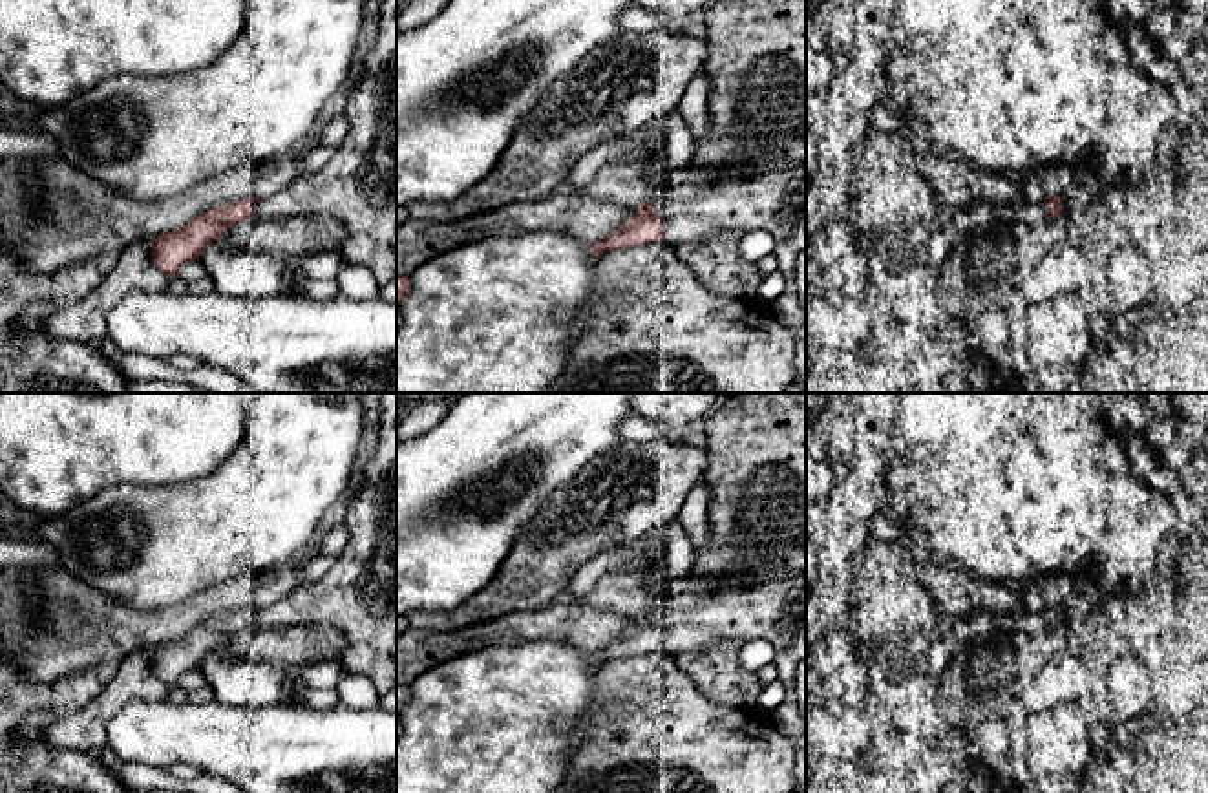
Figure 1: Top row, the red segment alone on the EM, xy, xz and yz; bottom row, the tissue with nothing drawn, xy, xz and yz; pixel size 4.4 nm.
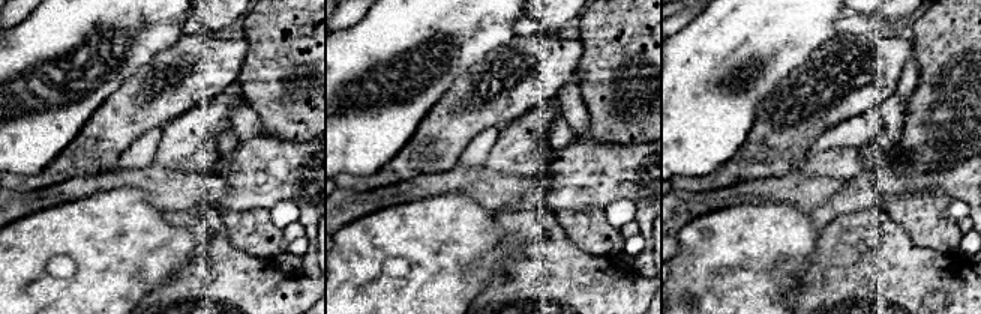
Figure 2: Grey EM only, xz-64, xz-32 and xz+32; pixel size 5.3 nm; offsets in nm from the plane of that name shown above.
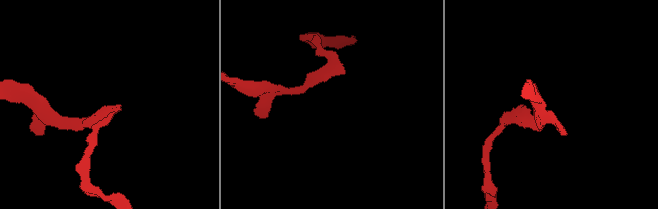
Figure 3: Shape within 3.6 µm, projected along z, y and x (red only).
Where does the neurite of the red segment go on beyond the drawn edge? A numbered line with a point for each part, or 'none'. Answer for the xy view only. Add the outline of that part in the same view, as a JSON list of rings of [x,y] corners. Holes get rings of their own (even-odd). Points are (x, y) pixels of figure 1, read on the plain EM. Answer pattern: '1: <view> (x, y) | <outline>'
1: xy (357, 594) | [[[380,393],[378,440],[344,523],[349,543],[333,566],[318,581],[300,585],[285,597],[256,608],[254,625],[340,629],[345,636],[340,658],[344,672],[369,678],[382,696],[397,685],[397,393]]]

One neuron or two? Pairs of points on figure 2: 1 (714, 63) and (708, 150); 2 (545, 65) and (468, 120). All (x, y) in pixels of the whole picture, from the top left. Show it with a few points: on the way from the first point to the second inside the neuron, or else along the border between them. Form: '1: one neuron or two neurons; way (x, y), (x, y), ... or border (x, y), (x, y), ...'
1: one neuron; way (708, 84), (708, 129)
2: one neuron; way (530, 80), (510, 99), (498, 99), (489, 105)

